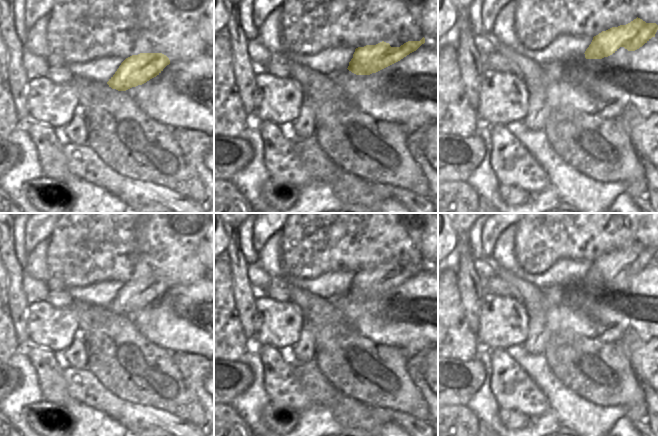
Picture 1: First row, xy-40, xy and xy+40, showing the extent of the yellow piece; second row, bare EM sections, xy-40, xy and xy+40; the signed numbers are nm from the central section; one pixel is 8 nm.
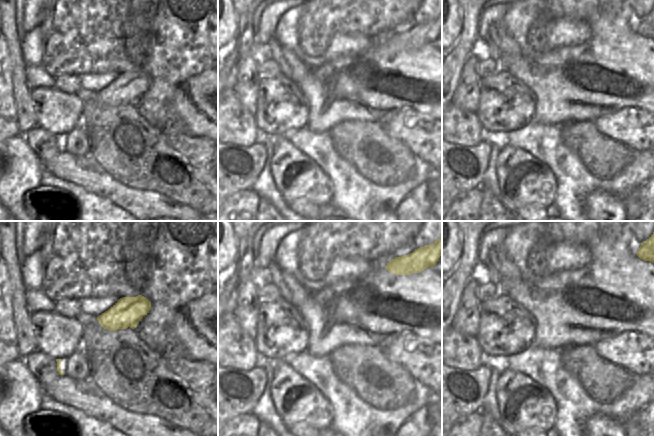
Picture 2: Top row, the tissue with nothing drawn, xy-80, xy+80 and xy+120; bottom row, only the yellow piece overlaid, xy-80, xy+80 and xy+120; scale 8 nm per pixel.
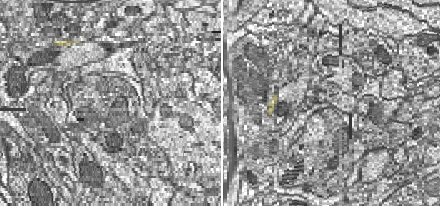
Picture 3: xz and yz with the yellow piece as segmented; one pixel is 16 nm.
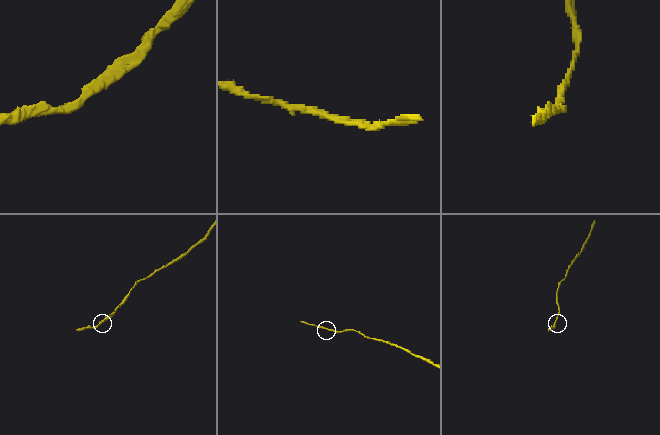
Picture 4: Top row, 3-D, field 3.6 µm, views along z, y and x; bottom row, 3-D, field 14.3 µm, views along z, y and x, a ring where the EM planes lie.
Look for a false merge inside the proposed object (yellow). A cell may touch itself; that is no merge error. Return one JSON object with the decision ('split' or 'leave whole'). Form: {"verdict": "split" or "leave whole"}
{"verdict": "leave whole"}

